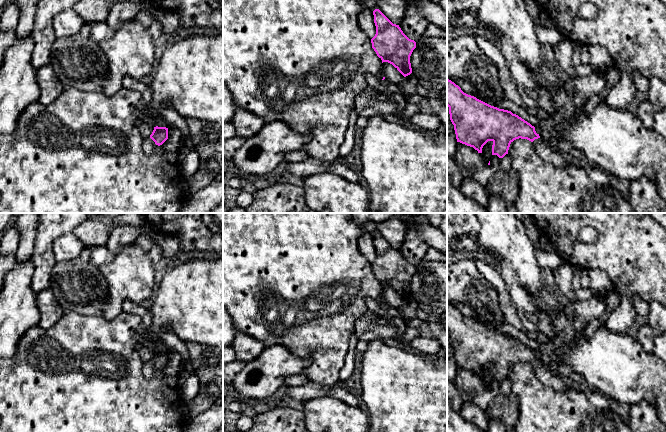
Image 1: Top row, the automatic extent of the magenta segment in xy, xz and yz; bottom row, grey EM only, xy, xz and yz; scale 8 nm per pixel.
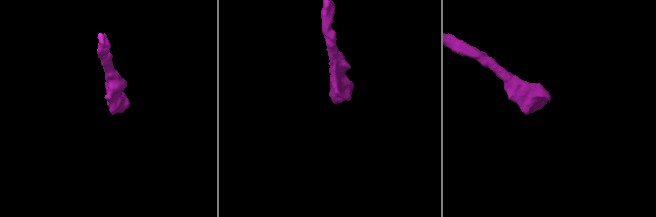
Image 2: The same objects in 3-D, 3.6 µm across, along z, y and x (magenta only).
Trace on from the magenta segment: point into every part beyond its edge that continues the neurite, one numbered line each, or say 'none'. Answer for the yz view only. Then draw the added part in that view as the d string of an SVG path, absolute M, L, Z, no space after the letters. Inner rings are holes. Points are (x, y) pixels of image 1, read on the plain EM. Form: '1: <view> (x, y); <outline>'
1: yz (548, 378); M541 362L535 363L532 367L537 378L545 386L561 392L564 392L569 388L559 375L546 369Z

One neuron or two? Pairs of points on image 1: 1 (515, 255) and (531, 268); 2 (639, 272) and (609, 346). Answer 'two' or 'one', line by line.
1: one
2: two

